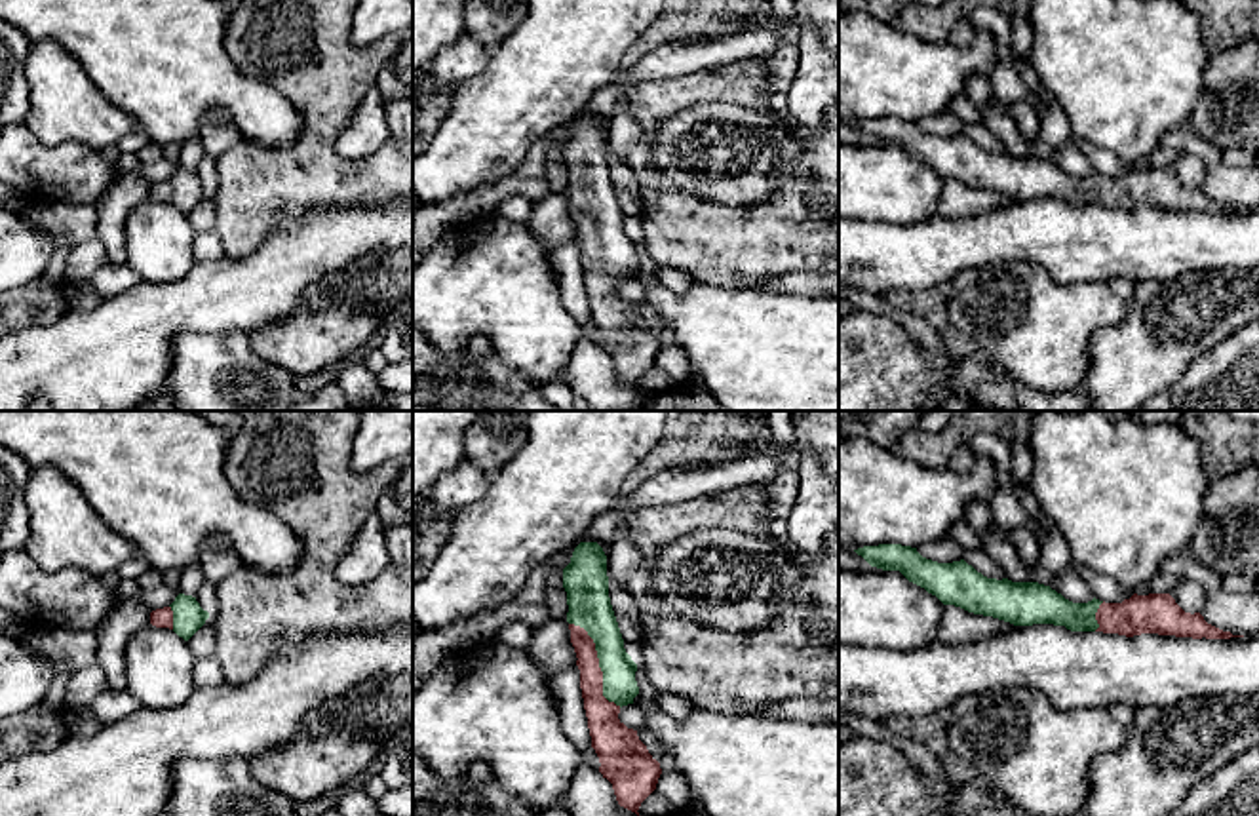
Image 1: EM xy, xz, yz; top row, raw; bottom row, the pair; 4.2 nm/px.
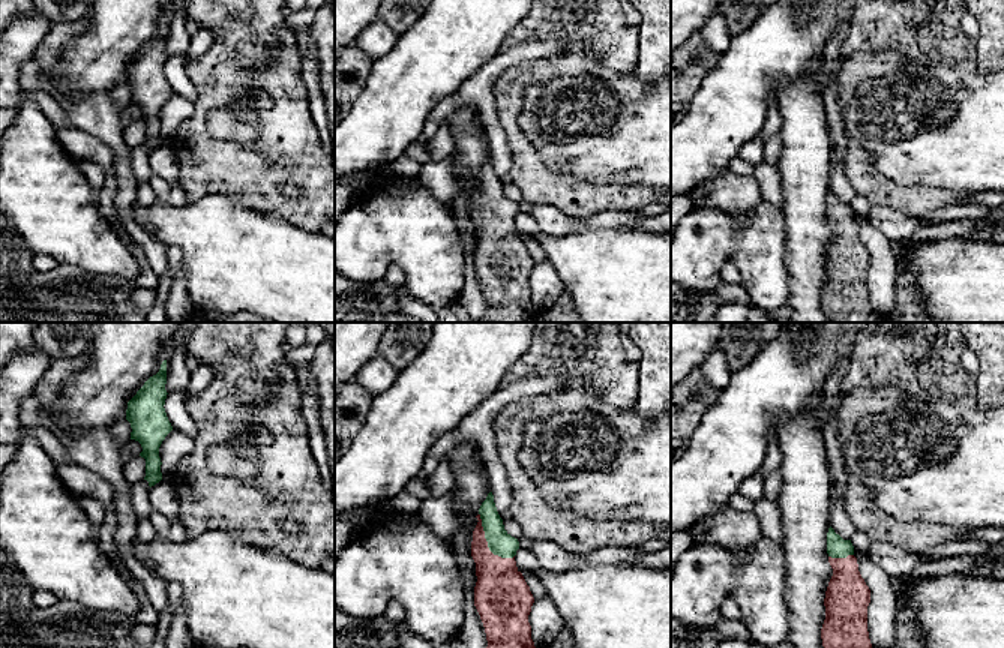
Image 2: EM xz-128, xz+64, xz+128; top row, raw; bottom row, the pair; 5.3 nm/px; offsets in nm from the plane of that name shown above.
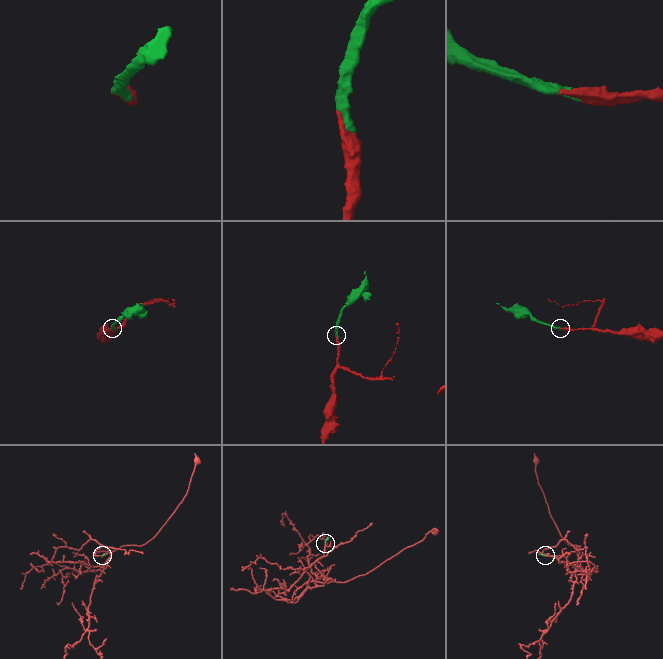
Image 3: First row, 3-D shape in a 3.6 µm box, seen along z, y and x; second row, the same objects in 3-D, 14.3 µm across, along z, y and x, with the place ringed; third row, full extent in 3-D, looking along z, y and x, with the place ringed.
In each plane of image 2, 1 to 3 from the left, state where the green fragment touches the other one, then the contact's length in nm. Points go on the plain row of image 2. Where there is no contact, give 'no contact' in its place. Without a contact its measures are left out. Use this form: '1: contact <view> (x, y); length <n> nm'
1: no contact
2: contact xz+64 (486, 207); length 300 nm
3: contact xz+128 (841, 222); length 140 nm

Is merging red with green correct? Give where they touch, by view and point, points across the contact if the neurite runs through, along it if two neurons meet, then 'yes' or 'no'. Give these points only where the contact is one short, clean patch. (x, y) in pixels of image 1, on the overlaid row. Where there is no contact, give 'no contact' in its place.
xz (598, 664) | yes

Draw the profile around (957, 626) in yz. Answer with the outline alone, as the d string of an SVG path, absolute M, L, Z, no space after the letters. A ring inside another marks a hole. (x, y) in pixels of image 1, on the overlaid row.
M945 605L936 641L945 645L968 645L993 637L1000 631L1008 631L1012 628L1016 626L1010 622L974 614L955 605Z

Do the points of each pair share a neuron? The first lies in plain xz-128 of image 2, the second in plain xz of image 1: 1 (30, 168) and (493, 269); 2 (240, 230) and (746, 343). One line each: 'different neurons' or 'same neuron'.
1: same neuron
2: same neuron

